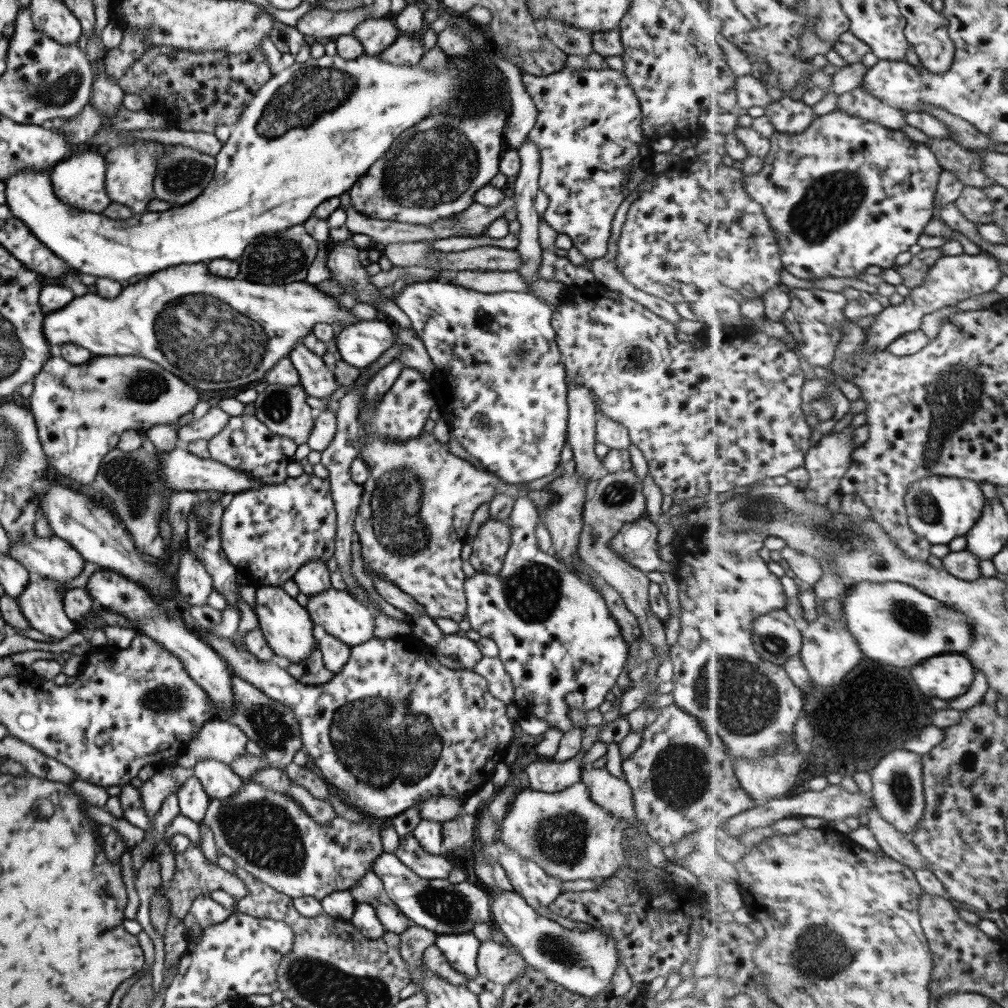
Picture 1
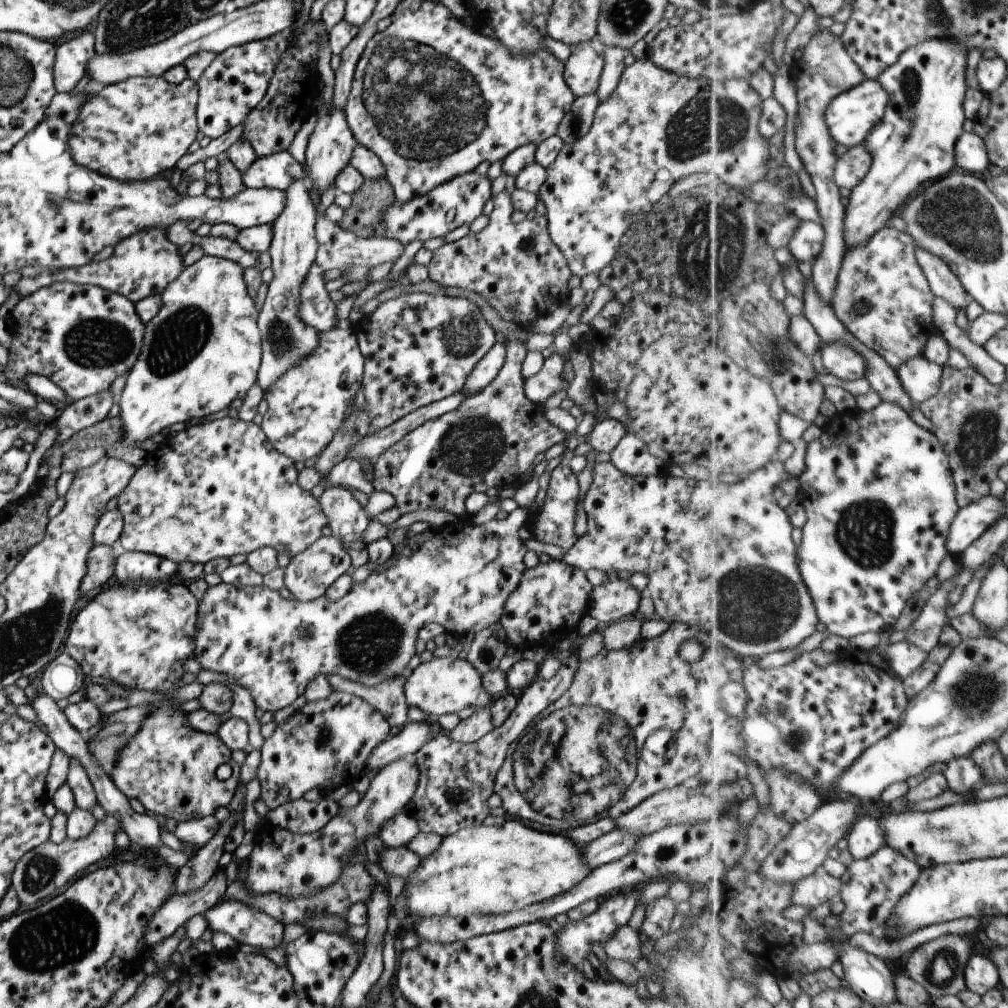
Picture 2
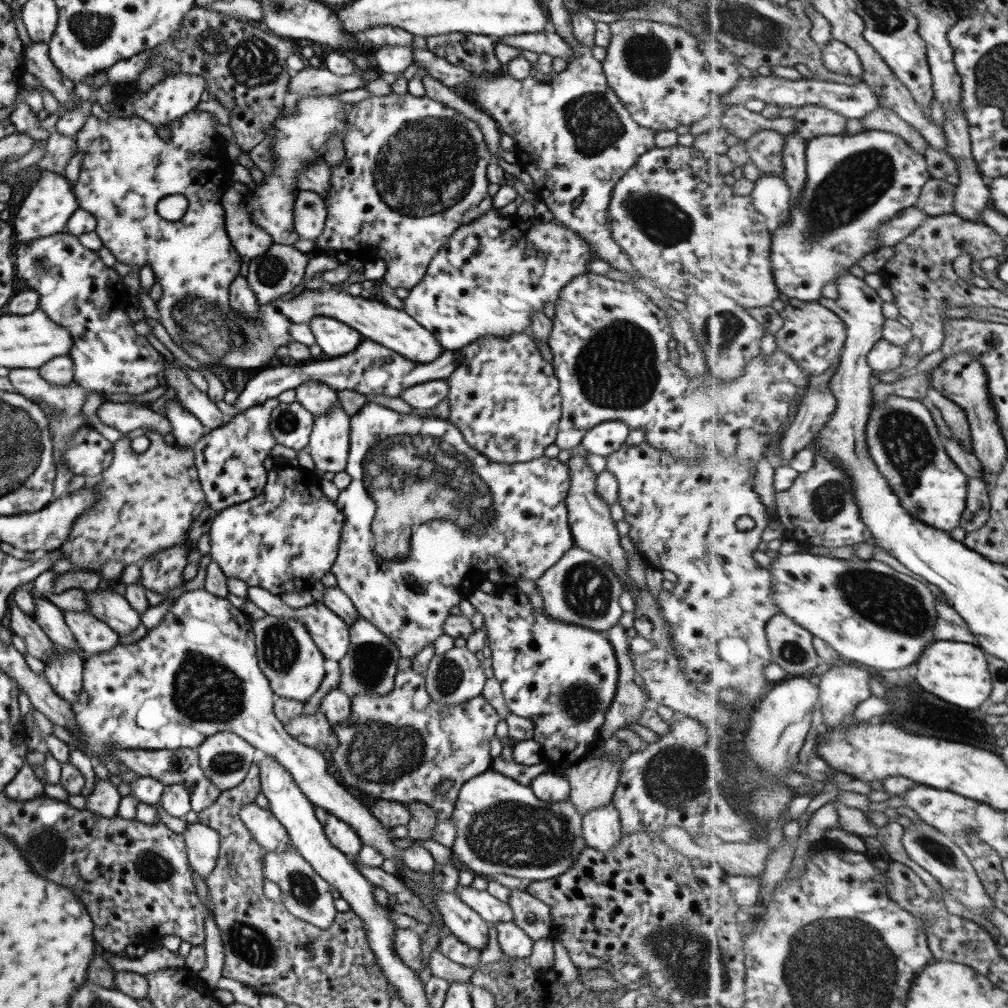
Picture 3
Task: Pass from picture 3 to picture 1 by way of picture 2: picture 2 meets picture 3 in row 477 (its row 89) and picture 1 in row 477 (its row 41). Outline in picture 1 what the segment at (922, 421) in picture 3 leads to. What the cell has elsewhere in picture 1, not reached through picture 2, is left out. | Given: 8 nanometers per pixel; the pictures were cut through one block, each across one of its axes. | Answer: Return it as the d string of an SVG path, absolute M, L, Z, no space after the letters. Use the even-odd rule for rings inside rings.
M934 476L915 482L907 497L910 525L921 538L934 545L950 545L956 538L966 537L978 525L987 508L988 496L976 480Z

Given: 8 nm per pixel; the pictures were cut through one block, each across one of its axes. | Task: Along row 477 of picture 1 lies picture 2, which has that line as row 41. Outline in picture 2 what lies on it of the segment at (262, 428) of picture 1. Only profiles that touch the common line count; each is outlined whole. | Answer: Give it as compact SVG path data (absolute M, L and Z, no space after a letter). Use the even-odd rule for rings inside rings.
M292 30L275 33L266 39L234 46L219 53L198 80L197 126L210 139L217 139L241 124L267 94L280 58L289 48Z

